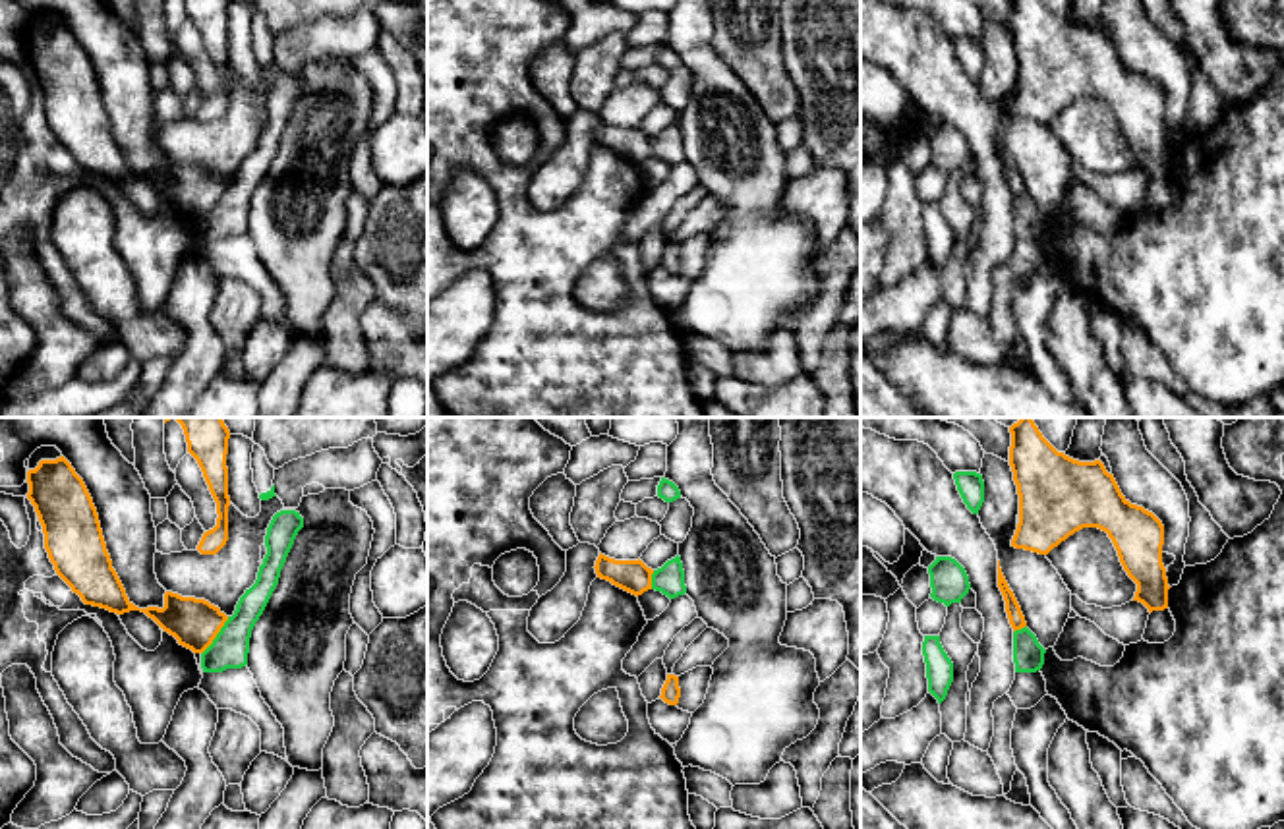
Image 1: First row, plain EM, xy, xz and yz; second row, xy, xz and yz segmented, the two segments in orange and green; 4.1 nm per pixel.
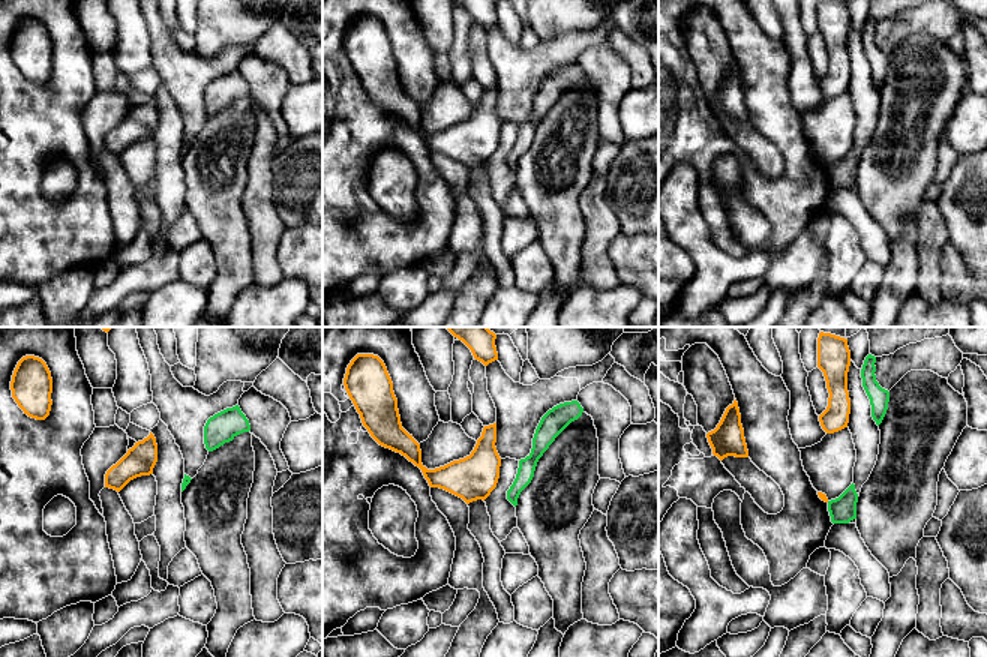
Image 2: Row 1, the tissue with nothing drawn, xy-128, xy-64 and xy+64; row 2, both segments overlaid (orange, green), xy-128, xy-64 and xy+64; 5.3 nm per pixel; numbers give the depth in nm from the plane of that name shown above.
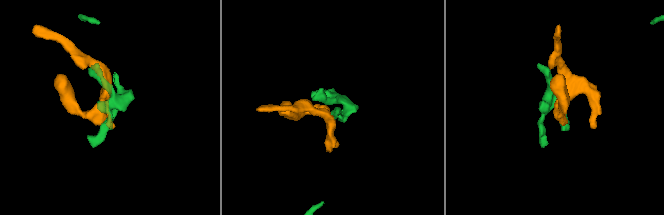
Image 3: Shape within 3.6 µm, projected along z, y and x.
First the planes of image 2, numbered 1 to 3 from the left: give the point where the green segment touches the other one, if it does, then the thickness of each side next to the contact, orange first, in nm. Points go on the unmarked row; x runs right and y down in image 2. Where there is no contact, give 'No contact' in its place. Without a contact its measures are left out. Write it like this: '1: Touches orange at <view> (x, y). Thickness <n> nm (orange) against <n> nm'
1: No contact
2: No contact
3: No contact

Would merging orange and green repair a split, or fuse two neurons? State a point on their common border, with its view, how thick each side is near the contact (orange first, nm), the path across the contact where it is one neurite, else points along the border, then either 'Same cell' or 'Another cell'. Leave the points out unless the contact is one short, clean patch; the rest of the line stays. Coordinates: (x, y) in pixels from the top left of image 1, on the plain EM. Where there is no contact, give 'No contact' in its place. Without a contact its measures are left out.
Touches orange at xy (215, 203). Thickness 200 nm (orange) against 160 nm. Boundary: xy (229, 184), (202, 221). Another cell

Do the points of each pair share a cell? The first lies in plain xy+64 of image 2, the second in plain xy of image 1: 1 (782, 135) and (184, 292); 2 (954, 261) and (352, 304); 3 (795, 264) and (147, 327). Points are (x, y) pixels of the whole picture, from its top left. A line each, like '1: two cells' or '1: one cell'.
1: two cells
2: two cells
3: one cell

